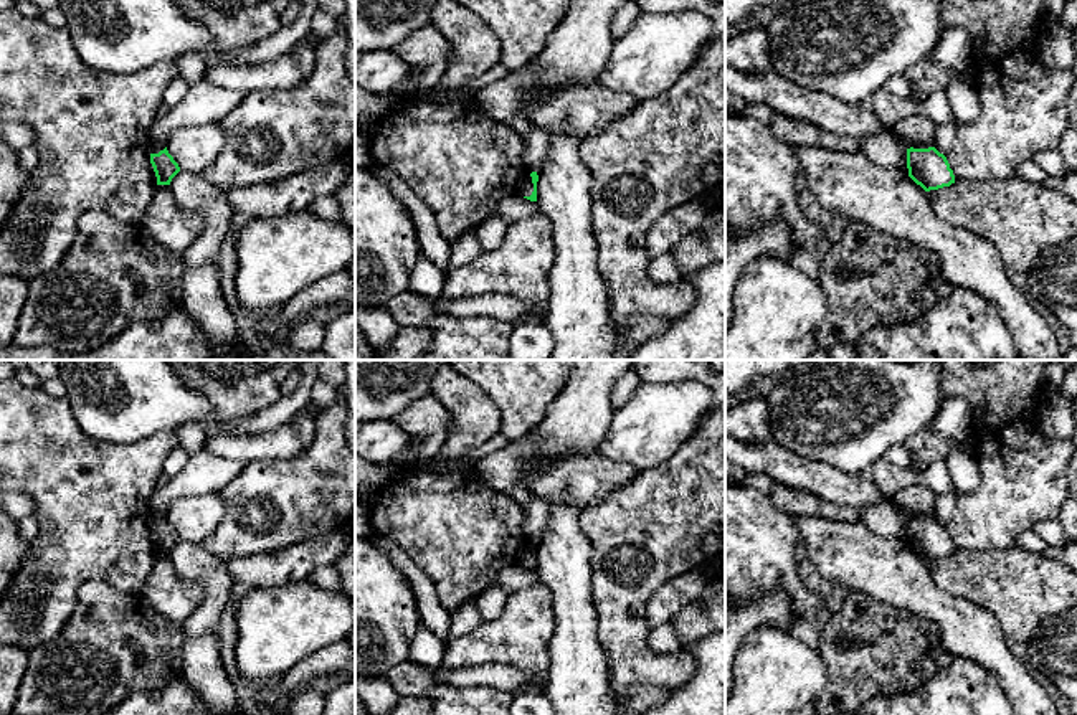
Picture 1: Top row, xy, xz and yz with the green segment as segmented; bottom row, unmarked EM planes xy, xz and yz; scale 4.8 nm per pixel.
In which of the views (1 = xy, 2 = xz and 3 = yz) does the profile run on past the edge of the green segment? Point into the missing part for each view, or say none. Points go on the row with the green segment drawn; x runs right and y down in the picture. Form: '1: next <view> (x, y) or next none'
1: next xy (205, 103)
2: next xz (526, 187)
3: next yz (915, 131)

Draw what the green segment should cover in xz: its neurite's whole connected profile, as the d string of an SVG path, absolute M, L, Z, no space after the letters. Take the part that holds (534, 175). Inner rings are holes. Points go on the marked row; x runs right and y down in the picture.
M527 168L517 188L517 193L530 201L537 201L537 182L538 182L537 172Z

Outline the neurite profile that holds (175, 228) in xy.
M159 185L142 218L142 226L164 248L183 254L203 231L203 218L182 208L168 185Z

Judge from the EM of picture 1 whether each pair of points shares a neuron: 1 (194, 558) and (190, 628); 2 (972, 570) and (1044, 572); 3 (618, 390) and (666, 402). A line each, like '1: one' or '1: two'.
1: one
2: one
3: two

